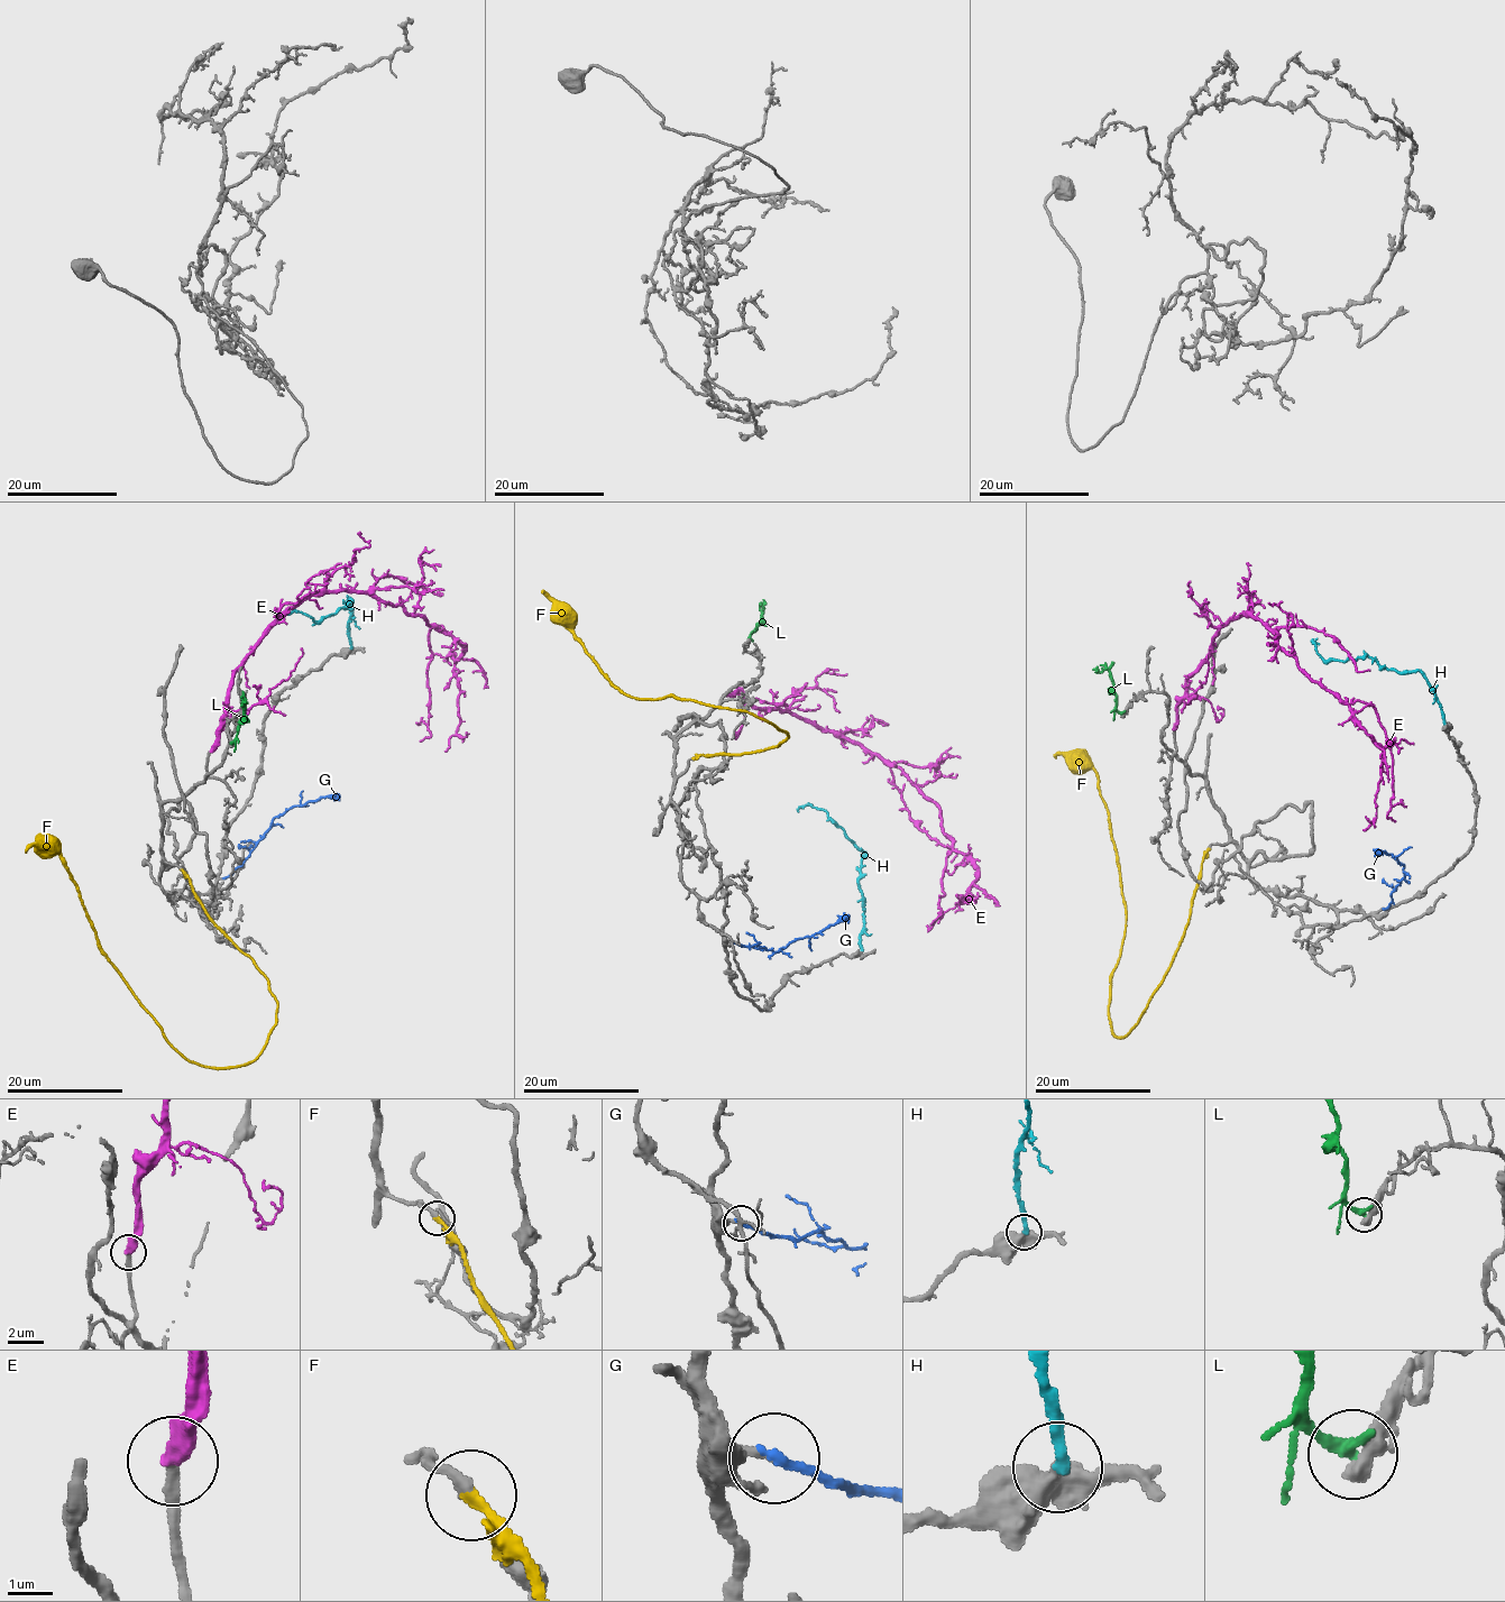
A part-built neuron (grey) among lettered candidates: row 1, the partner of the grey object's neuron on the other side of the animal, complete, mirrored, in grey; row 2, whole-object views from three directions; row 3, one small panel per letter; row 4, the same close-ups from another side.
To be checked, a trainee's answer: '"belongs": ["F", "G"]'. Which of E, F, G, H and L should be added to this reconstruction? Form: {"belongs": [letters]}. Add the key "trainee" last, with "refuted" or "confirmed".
{"belongs": ["F", "G"], "trainee": "confirmed"}

